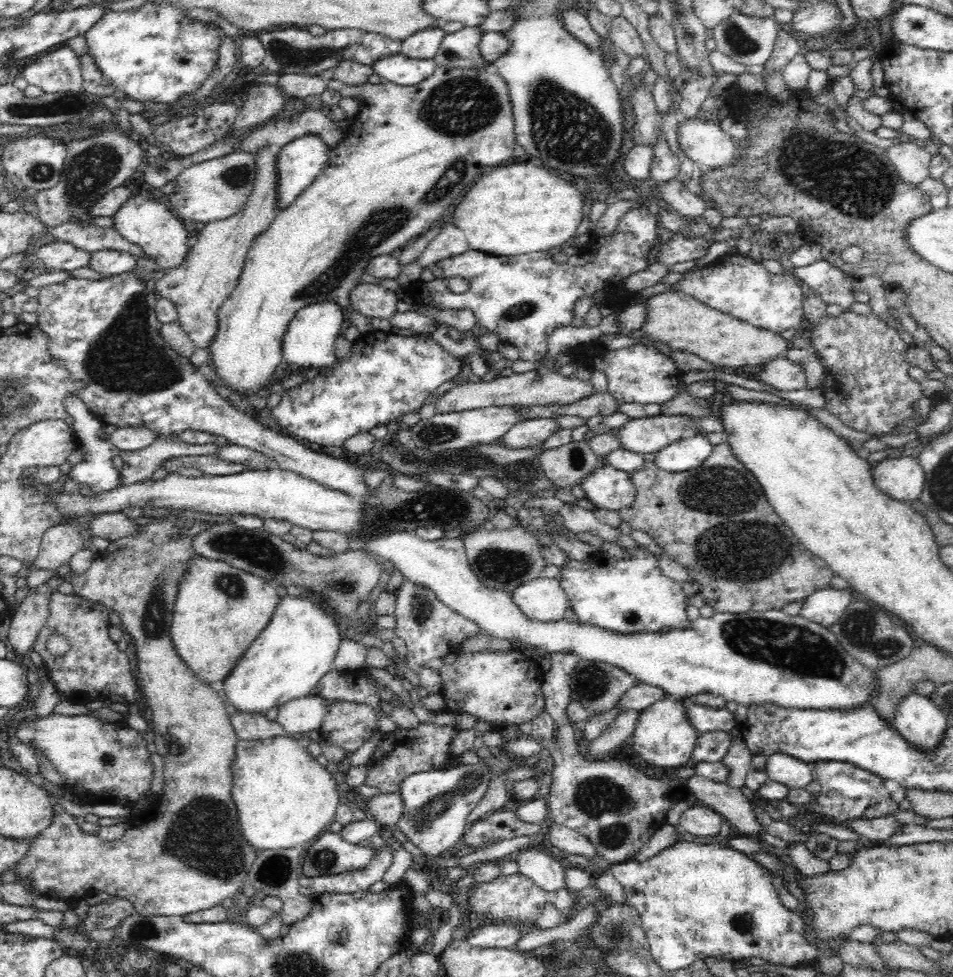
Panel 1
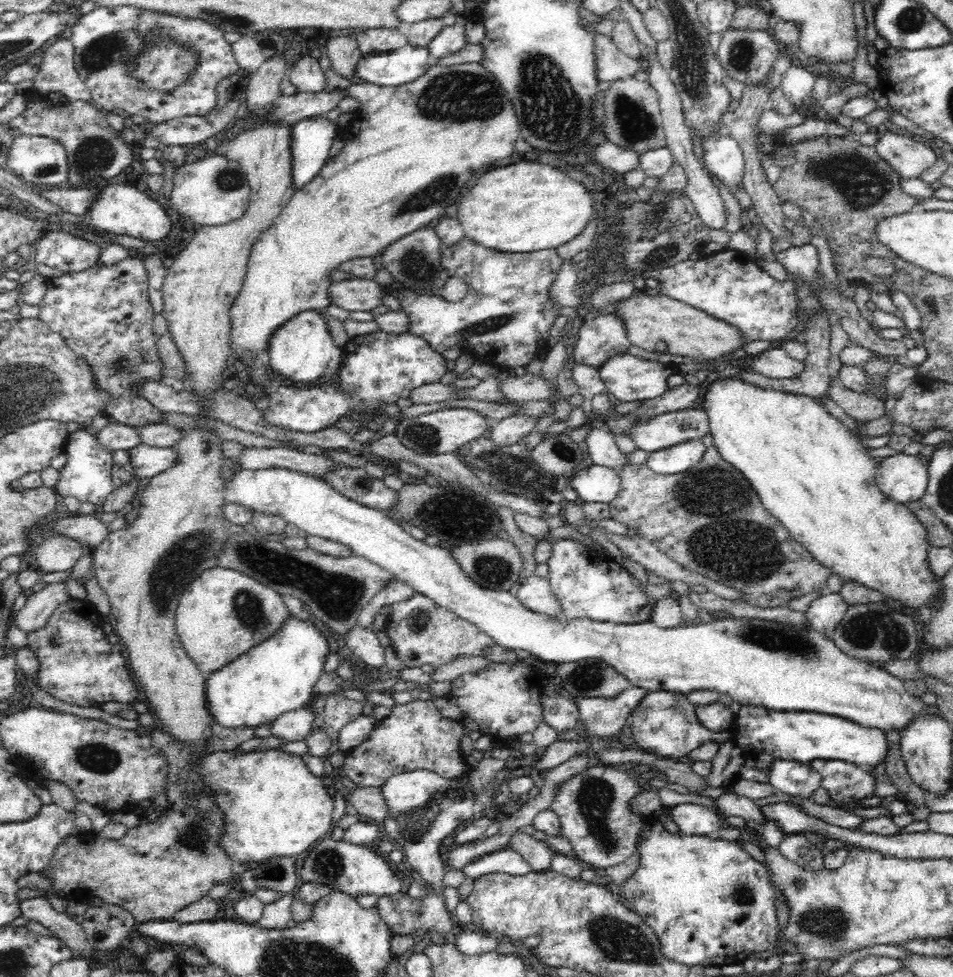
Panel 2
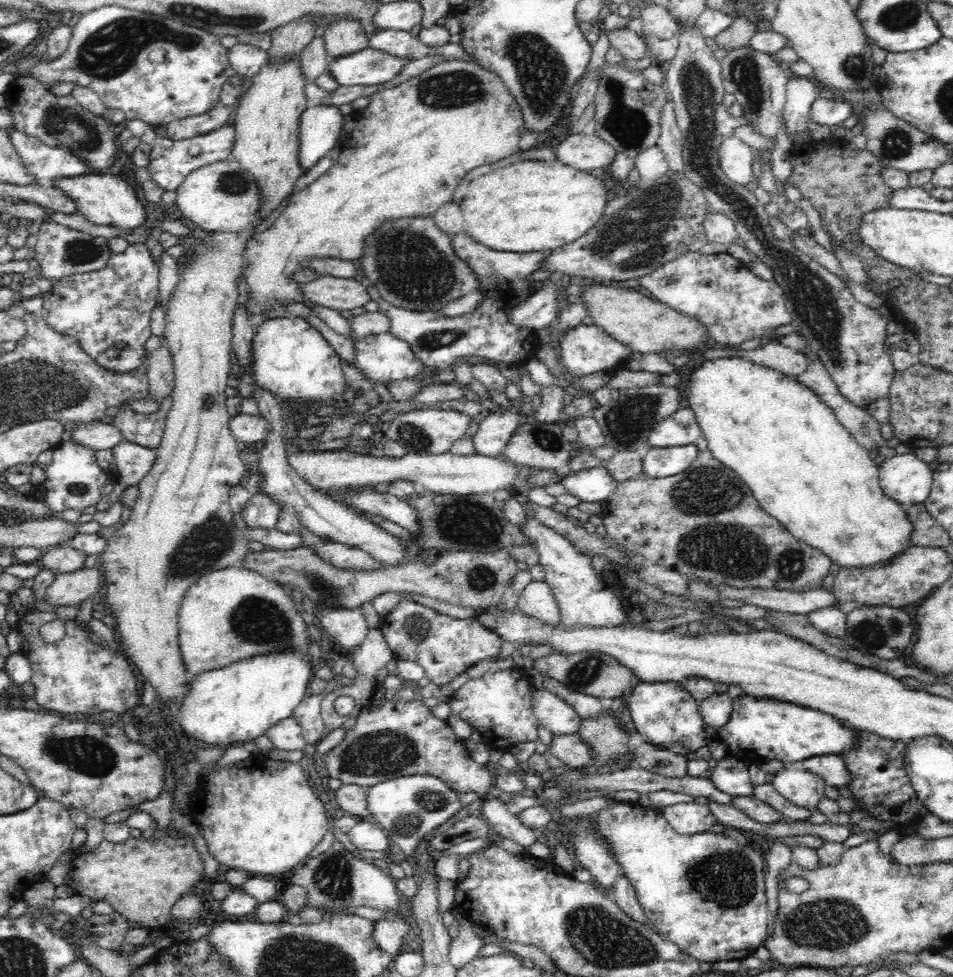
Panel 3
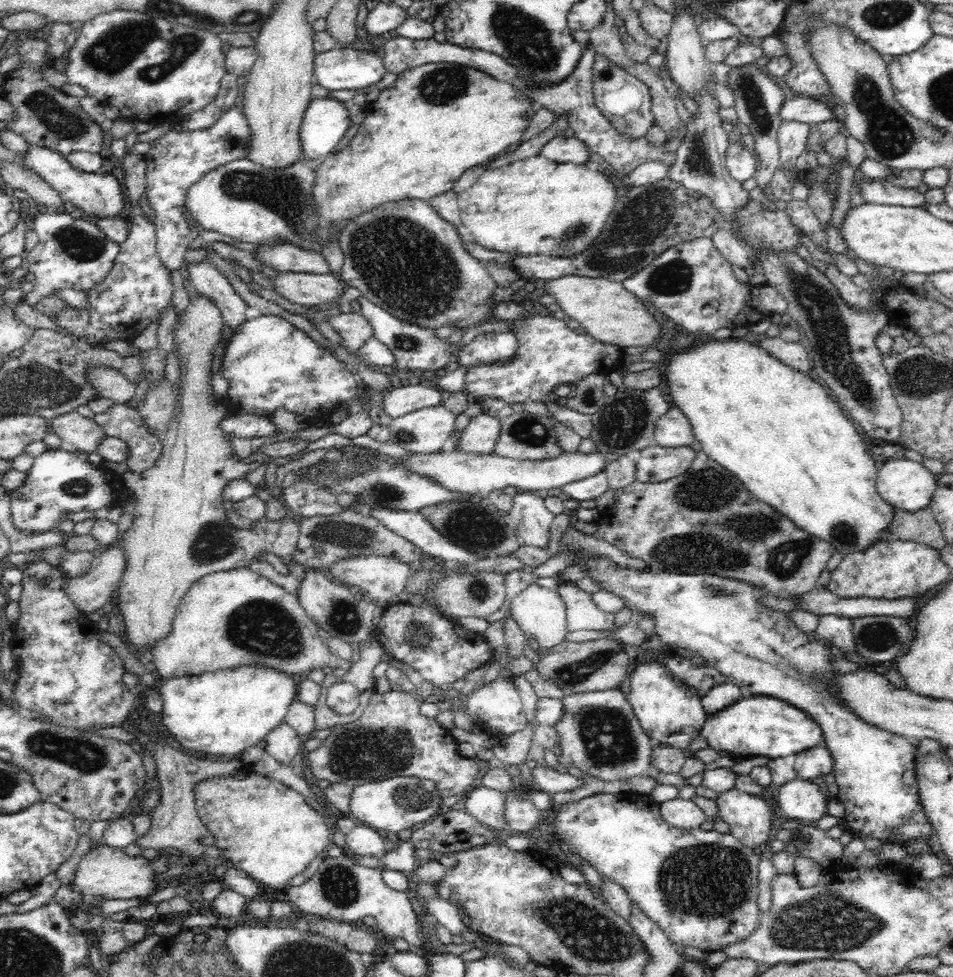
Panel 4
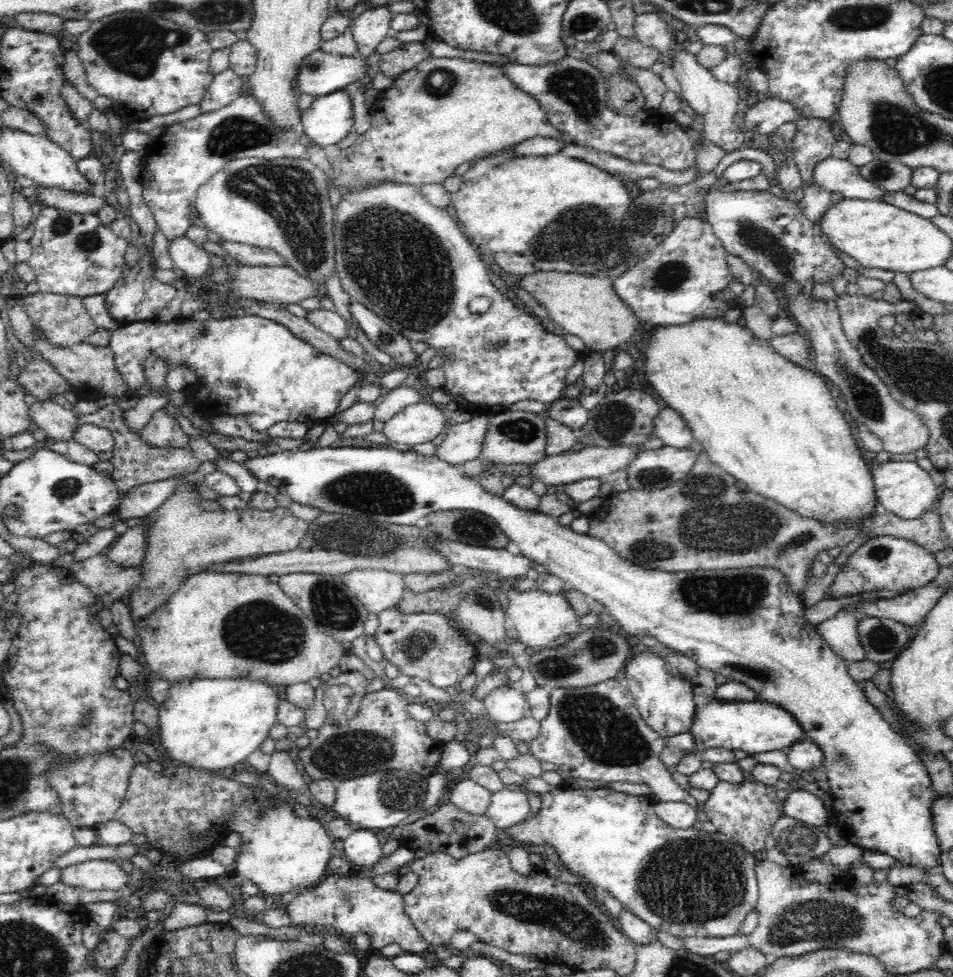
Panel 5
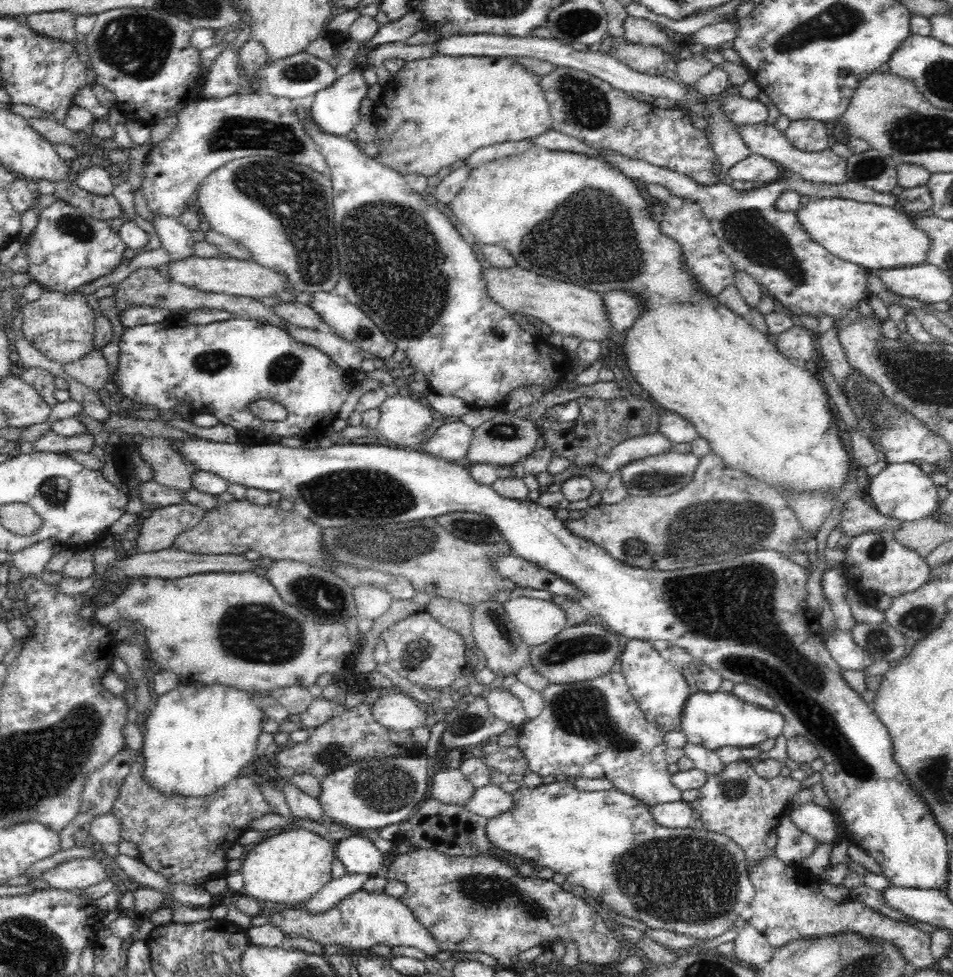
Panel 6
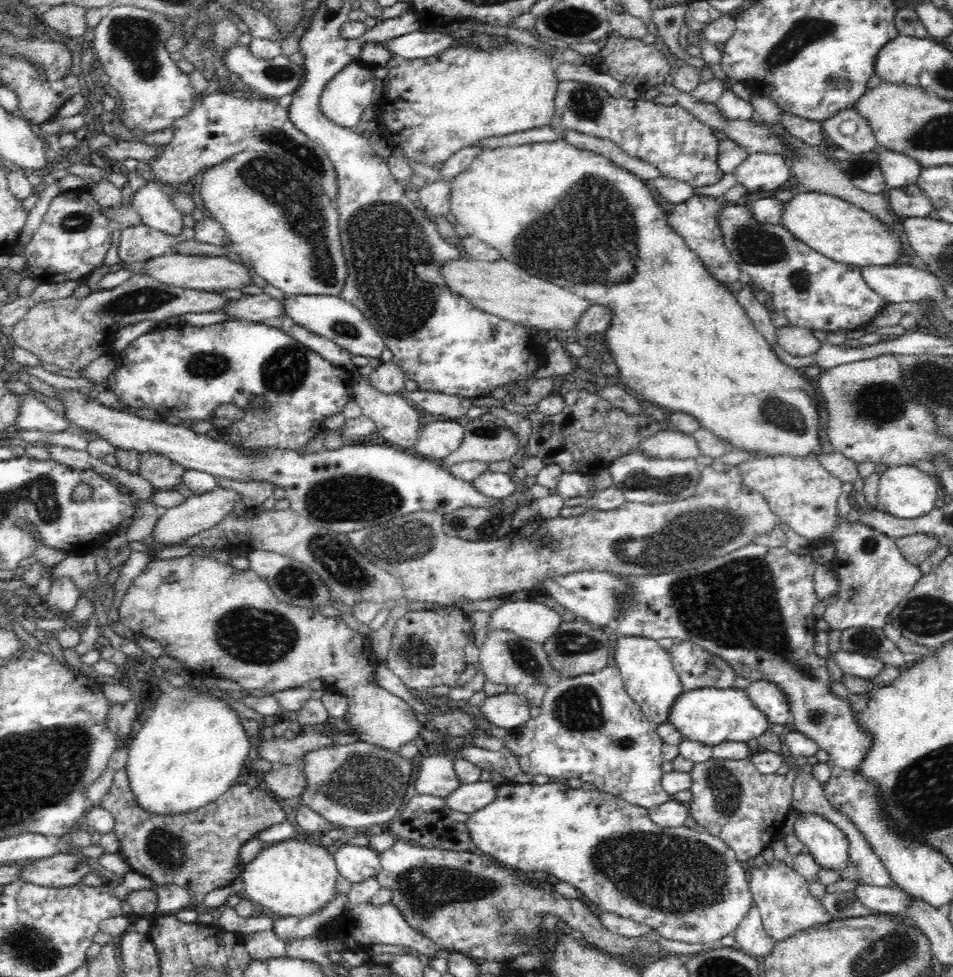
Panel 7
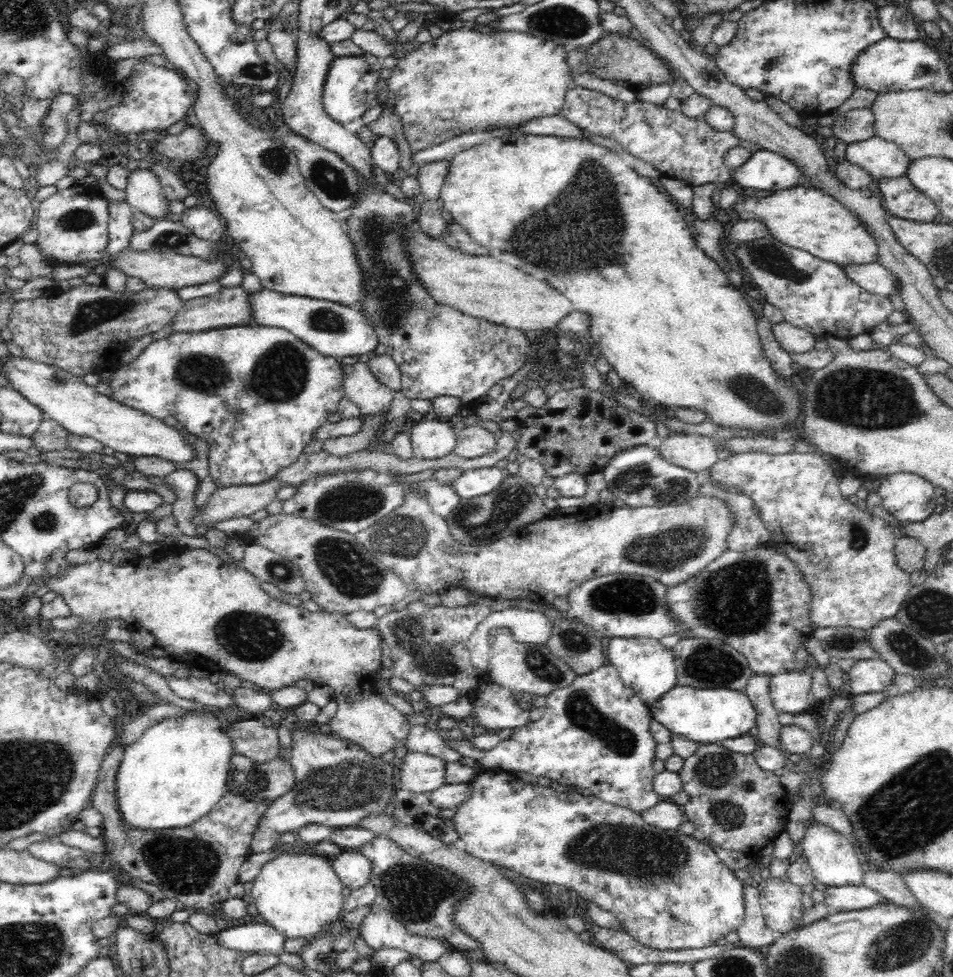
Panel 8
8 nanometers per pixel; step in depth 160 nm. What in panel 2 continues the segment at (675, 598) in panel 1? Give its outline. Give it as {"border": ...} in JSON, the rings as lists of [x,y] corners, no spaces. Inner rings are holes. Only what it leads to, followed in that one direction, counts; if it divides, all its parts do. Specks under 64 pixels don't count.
{"border":[[[558,539],[552,543],[552,554],[547,563],[549,571],[546,577],[561,604],[563,617],[614,624],[638,624],[651,620],[657,600],[648,599],[638,579],[610,556],[601,555],[578,540]]]}

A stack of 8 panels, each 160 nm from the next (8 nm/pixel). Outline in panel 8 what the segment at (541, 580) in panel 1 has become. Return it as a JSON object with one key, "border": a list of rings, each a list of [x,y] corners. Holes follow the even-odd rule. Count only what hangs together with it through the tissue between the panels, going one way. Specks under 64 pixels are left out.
{"border":[[[518,607],[500,608],[490,614],[476,627],[467,642],[471,652],[471,666],[480,669],[484,677],[490,658],[498,654],[498,650],[506,649],[511,641],[520,641],[535,645],[546,645],[553,629],[553,622],[542,612]]]}

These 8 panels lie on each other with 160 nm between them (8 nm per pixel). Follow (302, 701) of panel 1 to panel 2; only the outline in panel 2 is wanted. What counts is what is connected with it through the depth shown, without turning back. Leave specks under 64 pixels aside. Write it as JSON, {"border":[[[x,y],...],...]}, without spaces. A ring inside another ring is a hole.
{"border":[[[310,706],[283,713],[272,722],[272,736],[285,740],[286,743],[305,741],[315,721],[314,712]]]}

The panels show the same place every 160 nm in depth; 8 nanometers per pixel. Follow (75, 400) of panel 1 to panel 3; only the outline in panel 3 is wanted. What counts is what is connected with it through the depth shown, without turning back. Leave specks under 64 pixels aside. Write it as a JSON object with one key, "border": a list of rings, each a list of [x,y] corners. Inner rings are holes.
{"border":[[[62,441],[54,448],[52,462],[46,466],[46,480],[36,486],[38,500],[44,501],[53,511],[80,510],[87,506],[96,506],[105,494],[112,491],[117,479],[115,472],[103,470],[98,465],[94,453],[87,446],[75,441]]]}

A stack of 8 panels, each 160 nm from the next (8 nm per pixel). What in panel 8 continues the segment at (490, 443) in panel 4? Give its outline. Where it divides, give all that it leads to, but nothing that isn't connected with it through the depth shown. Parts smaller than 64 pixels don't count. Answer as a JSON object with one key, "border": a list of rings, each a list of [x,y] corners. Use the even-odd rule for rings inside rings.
{"border":[[[447,419],[421,421],[411,428],[411,445],[415,458],[434,460],[452,453],[457,434]]]}

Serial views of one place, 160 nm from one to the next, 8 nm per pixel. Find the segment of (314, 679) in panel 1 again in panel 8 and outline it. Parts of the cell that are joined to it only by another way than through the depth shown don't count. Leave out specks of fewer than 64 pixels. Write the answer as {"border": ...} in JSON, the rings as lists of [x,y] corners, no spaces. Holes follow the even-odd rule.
{"border":[[[184,716],[167,718],[148,728],[134,742],[125,747],[119,771],[116,773],[116,801],[120,804],[120,816],[131,828],[162,830],[162,828],[182,828],[206,816],[226,793],[228,774],[232,756],[232,737],[226,736],[220,720],[204,716]]]}

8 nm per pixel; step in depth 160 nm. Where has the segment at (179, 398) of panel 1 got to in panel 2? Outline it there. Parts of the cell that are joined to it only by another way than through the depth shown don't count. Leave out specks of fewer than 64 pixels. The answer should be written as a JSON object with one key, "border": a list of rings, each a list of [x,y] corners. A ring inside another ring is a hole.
{"border":[[[129,256],[126,260],[118,262],[118,264],[105,266],[104,264],[96,264],[87,270],[78,272],[65,272],[62,276],[50,277],[45,281],[46,293],[39,302],[40,316],[42,320],[53,332],[60,335],[64,339],[64,343],[78,355],[84,362],[88,363],[88,367],[92,369],[93,382],[96,390],[104,391],[109,398],[104,402],[104,408],[101,409],[103,415],[106,417],[113,417],[116,423],[128,425],[129,427],[142,426],[148,423],[165,423],[163,420],[163,412],[156,408],[152,403],[148,402],[141,394],[139,394],[138,384],[144,379],[154,379],[161,381],[163,379],[163,365],[160,362],[160,357],[157,355],[157,348],[155,345],[156,336],[153,330],[154,311],[151,309],[151,300],[149,299],[149,276],[145,267],[145,262],[141,260],[140,256]],[[341,464],[340,467],[335,467],[334,472],[328,472],[322,480],[326,481],[340,494],[347,496],[350,500],[356,501],[358,504],[367,505],[368,508],[376,508],[388,512],[398,502],[398,491],[386,487],[383,479],[374,478],[374,476],[366,473],[364,468],[345,468]]]}

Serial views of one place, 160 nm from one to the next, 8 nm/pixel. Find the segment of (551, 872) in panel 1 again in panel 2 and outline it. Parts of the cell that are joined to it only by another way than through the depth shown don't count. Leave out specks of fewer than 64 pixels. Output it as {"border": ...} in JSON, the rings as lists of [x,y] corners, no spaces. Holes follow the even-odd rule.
{"border":[[[516,830],[510,837],[508,846],[518,851],[536,874],[547,874],[551,870],[554,850],[546,842],[538,841],[531,834]]]}

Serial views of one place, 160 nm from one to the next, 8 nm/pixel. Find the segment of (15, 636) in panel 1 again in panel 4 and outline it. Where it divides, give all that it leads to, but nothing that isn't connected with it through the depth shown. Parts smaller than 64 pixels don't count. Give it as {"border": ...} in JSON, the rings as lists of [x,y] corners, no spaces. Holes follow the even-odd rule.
{"border":[[[112,544],[92,560],[88,572],[82,576],[68,577],[64,594],[83,613],[98,612],[104,604],[113,602],[112,592],[120,584],[124,566],[124,549],[120,545]]]}

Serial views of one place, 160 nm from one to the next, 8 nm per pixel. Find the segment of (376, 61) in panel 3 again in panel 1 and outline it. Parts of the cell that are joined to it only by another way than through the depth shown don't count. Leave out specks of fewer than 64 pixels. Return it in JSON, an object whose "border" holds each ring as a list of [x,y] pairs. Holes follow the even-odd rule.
{"border":[[[400,52],[397,55],[380,59],[371,67],[382,80],[411,87],[432,76],[437,64],[434,59],[406,58],[406,55]]]}

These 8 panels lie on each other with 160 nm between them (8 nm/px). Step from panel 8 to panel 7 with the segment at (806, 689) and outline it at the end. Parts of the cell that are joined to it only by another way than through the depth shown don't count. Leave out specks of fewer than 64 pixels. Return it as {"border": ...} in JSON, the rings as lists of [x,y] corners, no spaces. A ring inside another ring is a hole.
{"border":[[[754,680],[745,689],[745,694],[760,712],[768,716],[768,721],[773,726],[784,726],[786,731],[789,730],[791,722],[789,701],[776,684],[768,683],[767,680]]]}

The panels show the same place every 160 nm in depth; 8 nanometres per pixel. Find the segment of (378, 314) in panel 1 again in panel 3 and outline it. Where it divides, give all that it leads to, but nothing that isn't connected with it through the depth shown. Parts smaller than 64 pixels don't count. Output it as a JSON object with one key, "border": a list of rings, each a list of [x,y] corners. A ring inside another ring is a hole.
{"border":[[[322,276],[310,282],[300,283],[303,295],[318,306],[338,311],[351,311],[370,301],[366,291],[367,283],[362,279]]]}

